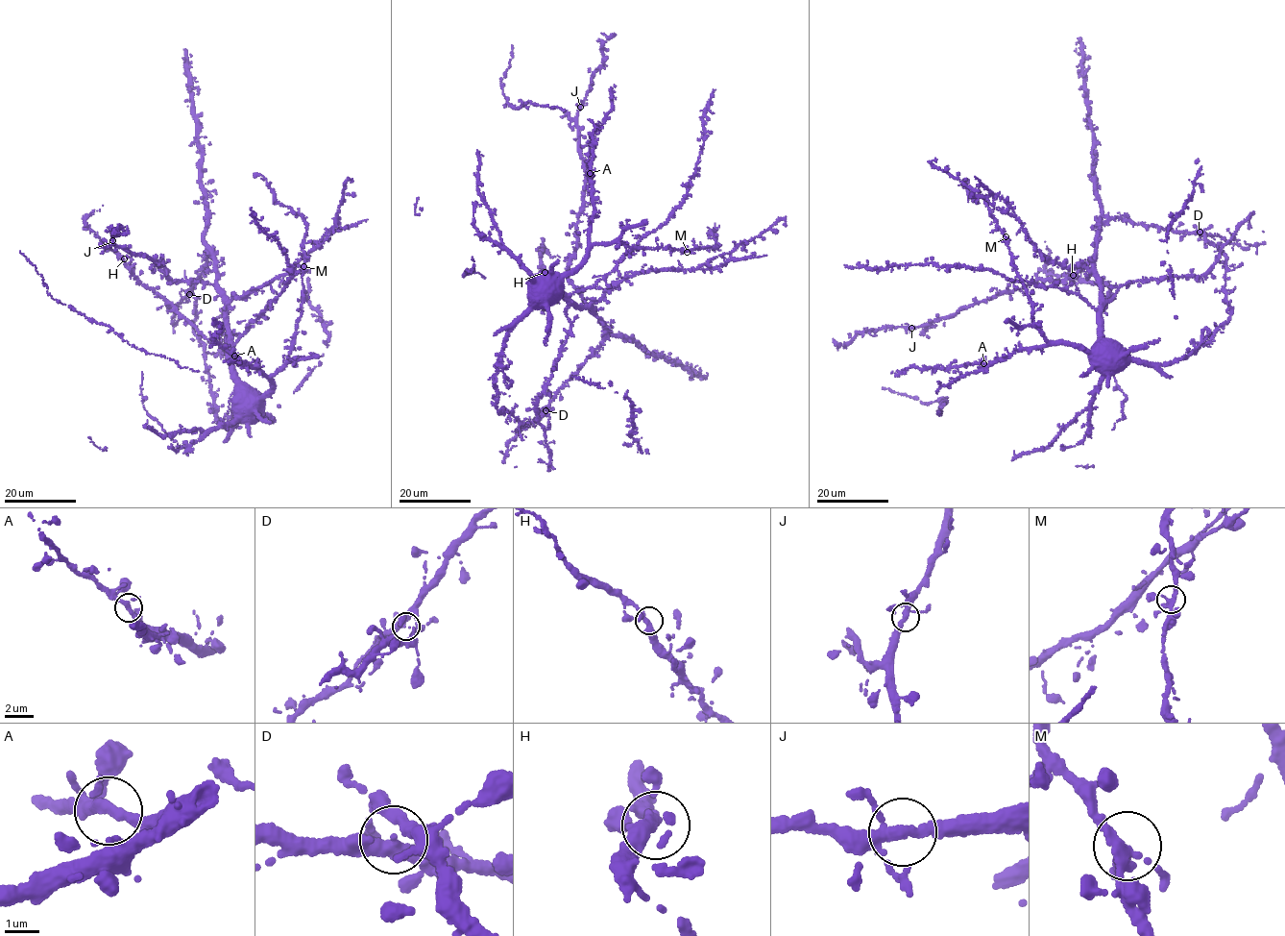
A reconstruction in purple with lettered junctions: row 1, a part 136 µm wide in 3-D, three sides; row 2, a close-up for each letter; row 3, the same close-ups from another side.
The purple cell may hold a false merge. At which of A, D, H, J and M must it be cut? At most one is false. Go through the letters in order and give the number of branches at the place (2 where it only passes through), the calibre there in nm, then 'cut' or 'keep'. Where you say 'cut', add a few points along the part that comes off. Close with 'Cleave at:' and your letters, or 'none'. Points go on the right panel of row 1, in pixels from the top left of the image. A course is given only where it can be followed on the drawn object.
A: branches 3; calibre 240 nm; keep
D: branches 4; calibre 300 nm; keep
H: branches 3; calibre 280 nm; keep
J: branches 4; calibre 280 nm; keep
M: branches 4; calibre 280 nm; keep
Cleave at: none

